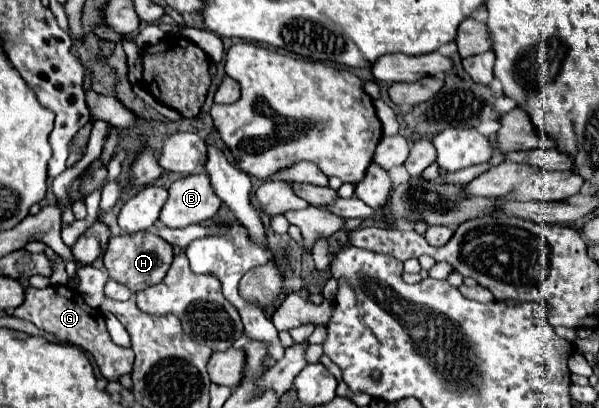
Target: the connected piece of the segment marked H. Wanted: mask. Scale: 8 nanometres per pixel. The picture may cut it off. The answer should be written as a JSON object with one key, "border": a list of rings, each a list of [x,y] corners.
{"border":[[[137,232],[133,236],[115,236],[109,240],[107,252],[103,256],[105,268],[113,280],[127,286],[131,292],[145,290],[149,286],[159,284],[165,278],[171,262],[173,262],[173,248],[169,242],[161,240],[153,232]]]}

